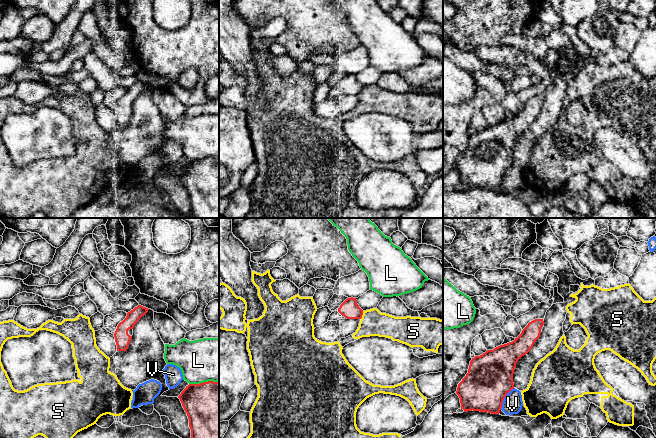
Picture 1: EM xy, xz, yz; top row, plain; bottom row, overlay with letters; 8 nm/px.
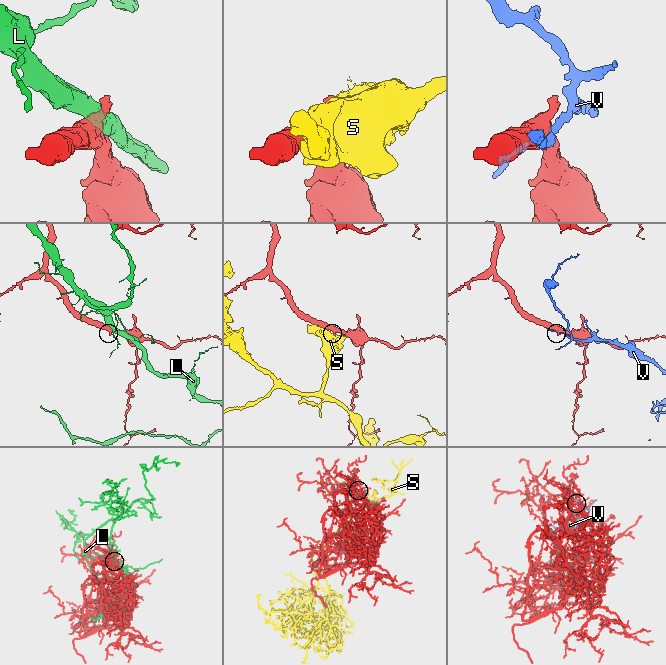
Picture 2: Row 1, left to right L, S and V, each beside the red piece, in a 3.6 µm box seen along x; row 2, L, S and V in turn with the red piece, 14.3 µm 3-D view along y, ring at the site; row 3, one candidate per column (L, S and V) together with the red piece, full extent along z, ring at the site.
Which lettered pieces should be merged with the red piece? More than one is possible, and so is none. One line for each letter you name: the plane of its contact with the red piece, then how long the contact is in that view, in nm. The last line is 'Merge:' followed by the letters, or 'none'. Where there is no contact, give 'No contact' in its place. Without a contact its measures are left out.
Merge: none

